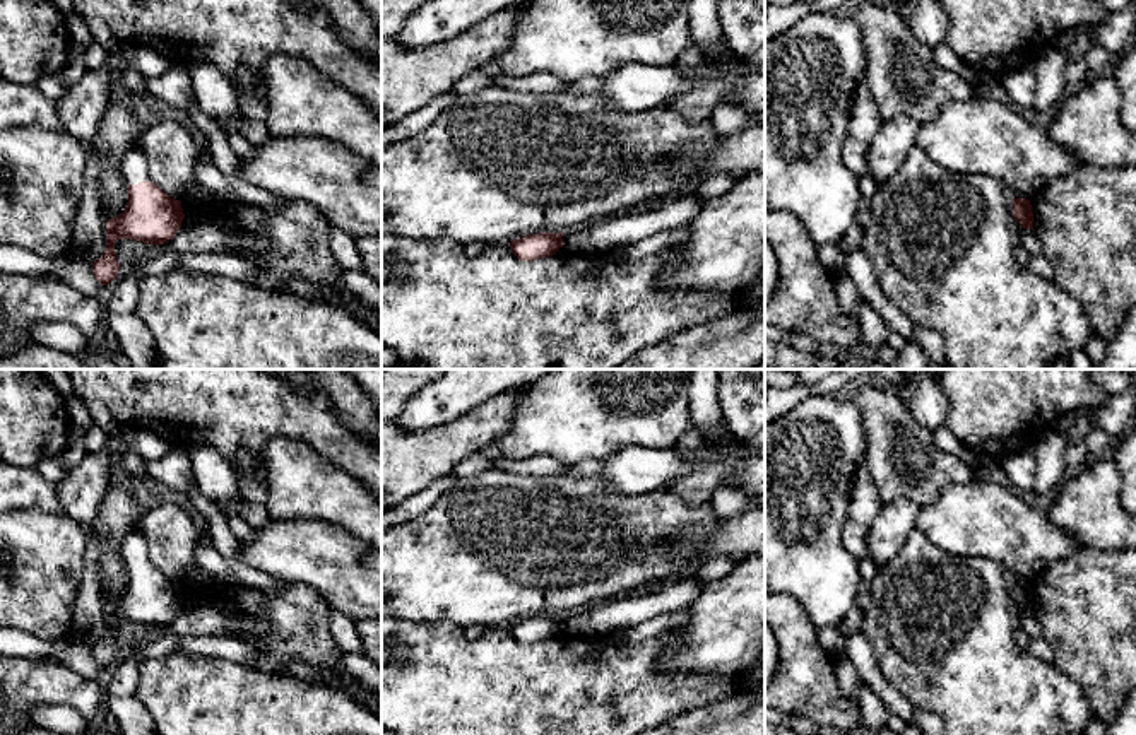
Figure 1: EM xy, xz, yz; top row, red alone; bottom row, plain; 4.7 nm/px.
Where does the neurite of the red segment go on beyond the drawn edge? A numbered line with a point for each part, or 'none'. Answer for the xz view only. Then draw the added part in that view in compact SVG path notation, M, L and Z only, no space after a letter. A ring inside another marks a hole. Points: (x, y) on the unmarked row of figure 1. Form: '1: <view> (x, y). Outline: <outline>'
none

